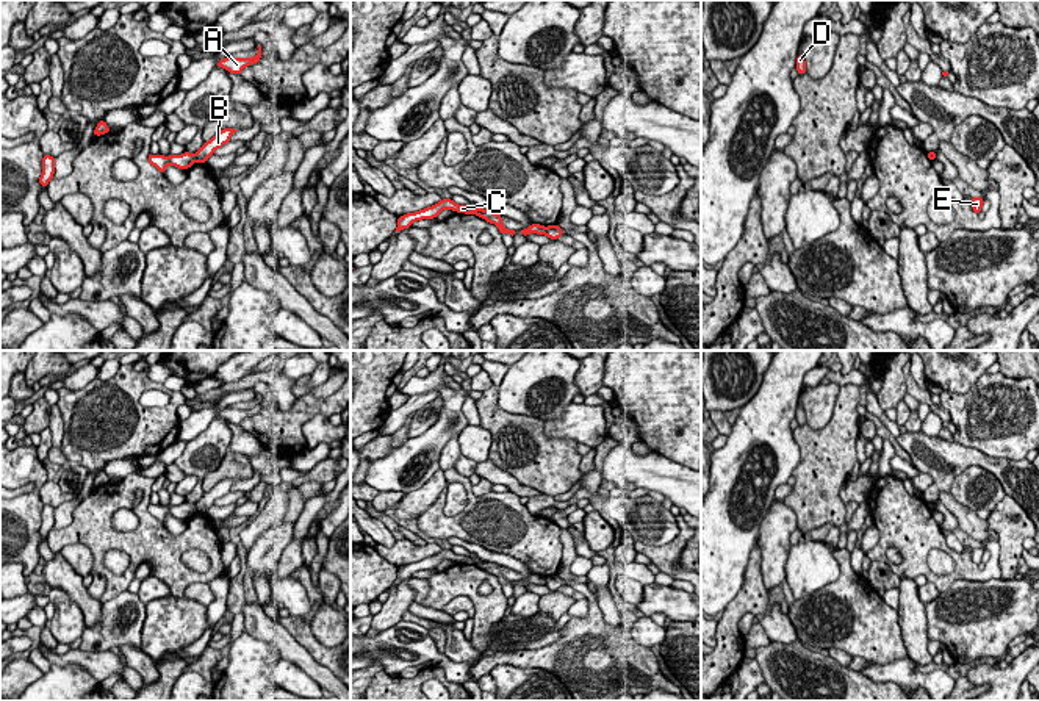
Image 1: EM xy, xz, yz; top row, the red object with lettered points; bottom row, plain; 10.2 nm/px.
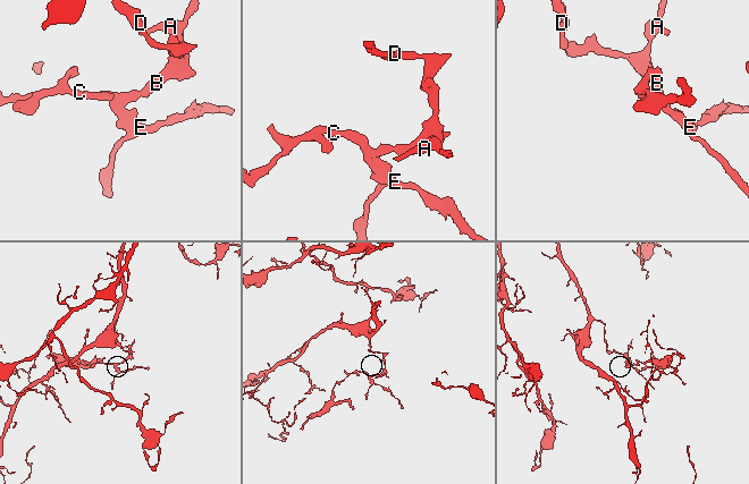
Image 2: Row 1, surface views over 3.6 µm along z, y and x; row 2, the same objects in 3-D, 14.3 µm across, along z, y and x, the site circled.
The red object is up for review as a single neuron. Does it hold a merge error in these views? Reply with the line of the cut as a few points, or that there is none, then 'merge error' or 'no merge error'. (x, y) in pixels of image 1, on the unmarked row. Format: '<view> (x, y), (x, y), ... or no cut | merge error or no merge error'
xz (545, 578), (546, 584) | merge error

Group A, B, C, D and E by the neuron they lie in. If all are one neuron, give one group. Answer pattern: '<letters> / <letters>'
A B D / C E

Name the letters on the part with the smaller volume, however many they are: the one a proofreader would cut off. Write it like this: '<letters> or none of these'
C, E

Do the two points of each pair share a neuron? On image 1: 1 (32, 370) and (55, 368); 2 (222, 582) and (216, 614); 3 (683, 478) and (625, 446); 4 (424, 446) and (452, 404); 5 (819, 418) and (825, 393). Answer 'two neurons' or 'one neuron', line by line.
1: one neuron
2: one neuron
3: one neuron
4: one neuron
5: one neuron

